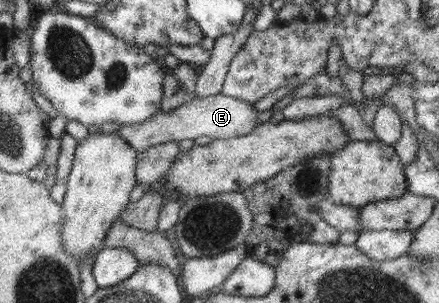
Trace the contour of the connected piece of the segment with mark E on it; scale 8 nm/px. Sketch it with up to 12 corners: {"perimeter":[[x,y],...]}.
{"perimeter":[[219,93],[116,128],[136,151],[257,124],[254,103]]}

